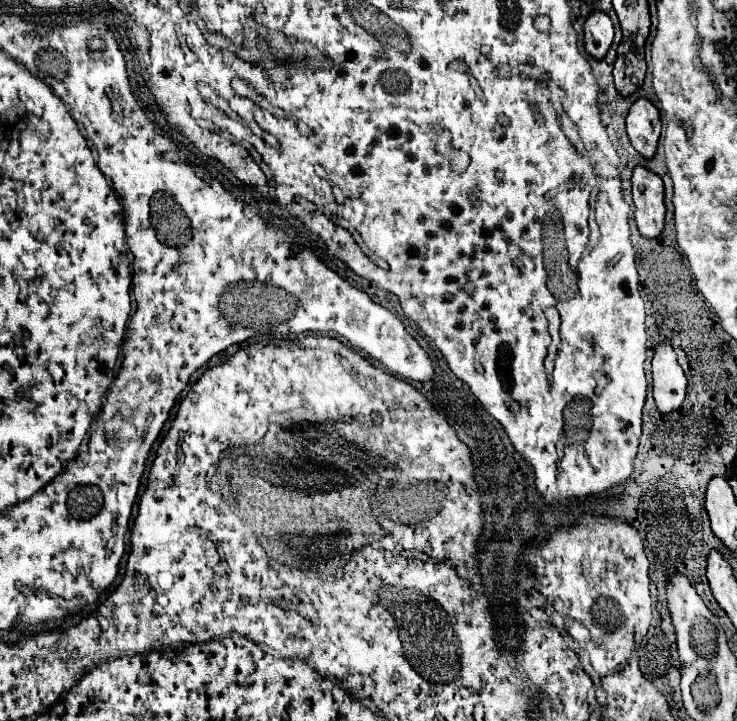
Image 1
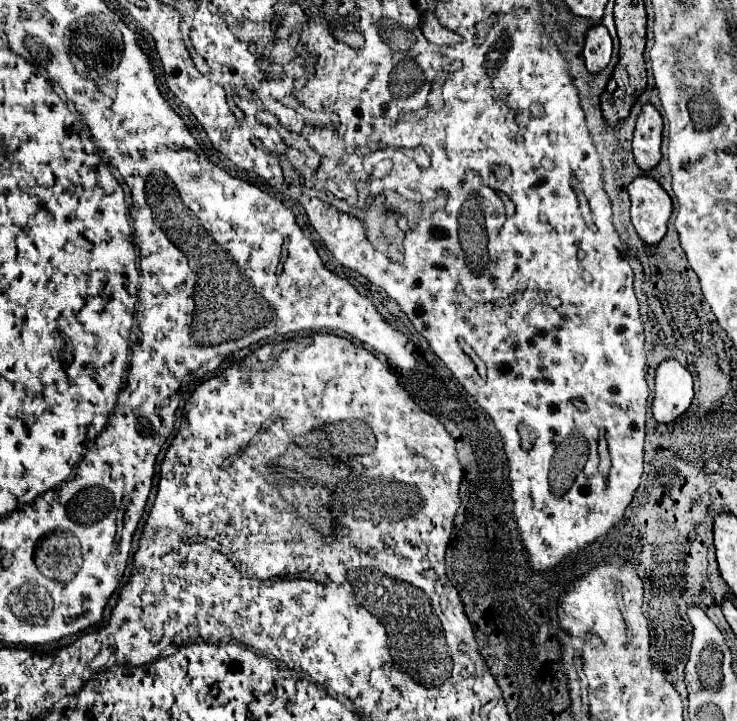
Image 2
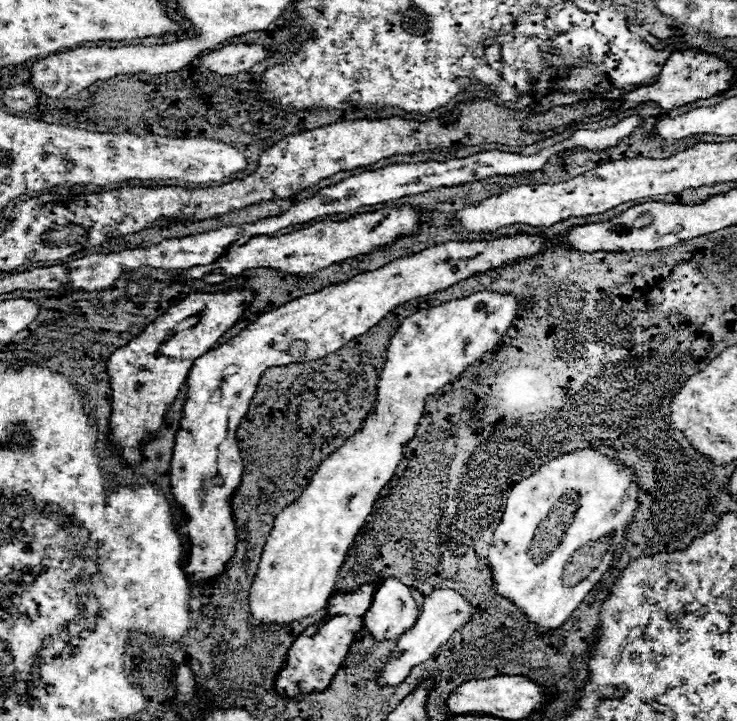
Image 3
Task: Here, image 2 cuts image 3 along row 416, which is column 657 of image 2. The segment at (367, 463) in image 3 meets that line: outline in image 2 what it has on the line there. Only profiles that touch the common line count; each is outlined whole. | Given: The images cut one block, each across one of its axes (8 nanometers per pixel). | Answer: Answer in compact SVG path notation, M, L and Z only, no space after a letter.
M664 360L656 368L656 396L652 412L658 422L674 422L692 402L692 376L678 360Z

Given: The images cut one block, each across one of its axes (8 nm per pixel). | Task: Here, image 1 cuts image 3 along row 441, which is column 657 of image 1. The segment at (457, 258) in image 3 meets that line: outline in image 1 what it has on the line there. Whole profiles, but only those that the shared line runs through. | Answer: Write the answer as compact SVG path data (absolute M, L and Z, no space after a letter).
M642 166L632 174L632 198L636 204L636 224L644 238L656 238L664 230L664 184L658 174Z

